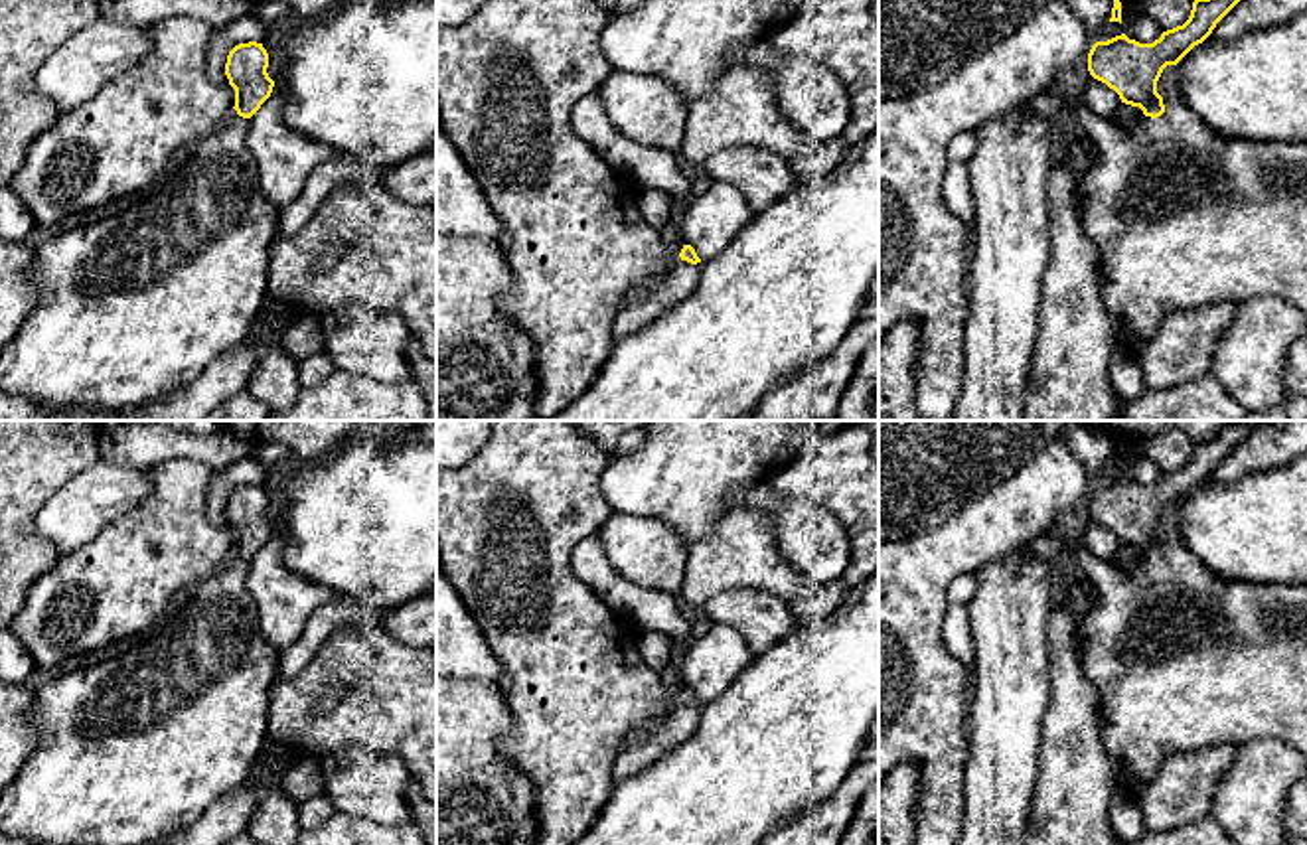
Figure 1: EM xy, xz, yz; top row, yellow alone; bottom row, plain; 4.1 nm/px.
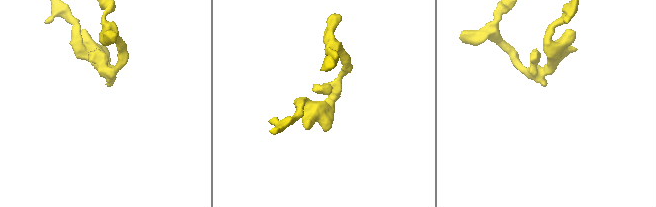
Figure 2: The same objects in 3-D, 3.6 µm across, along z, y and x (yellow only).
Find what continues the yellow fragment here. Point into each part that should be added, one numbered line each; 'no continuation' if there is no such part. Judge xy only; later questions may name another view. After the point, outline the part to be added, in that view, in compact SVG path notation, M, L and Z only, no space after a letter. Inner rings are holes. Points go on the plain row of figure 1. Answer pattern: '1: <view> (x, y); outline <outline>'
1: xy (133, 749); outline M235 553L223 569L193 586L192 598L172 614L166 614L156 632L134 650L53 677L36 689L32 719L38 729L38 746L0 796L2 831L30 839L36 845L152 845L195 823L213 802L239 788L253 774L269 740L269 705L270 687L278 677L278 652L259 630L259 608L247 590L247 573L249 561L239 559Z

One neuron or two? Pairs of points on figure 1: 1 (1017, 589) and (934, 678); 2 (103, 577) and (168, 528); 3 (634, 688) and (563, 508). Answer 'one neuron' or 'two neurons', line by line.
1: two neurons
2: one neuron
3: one neuron

